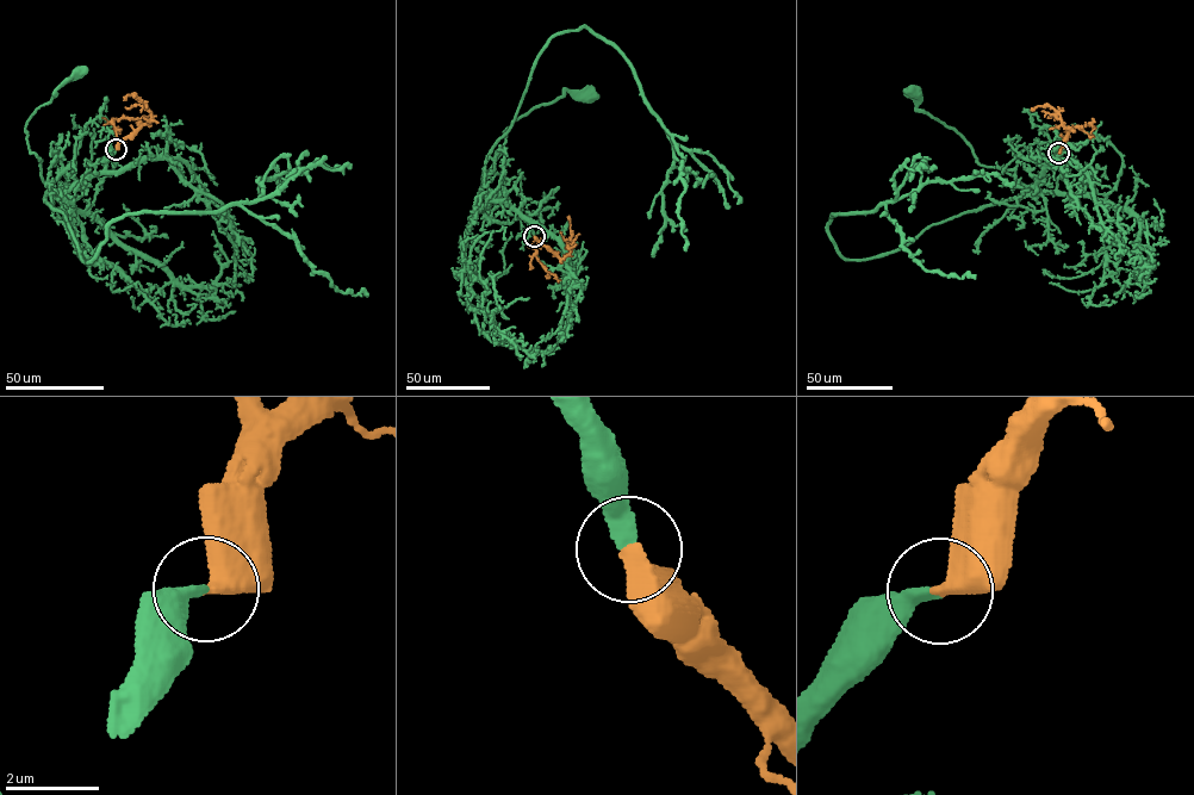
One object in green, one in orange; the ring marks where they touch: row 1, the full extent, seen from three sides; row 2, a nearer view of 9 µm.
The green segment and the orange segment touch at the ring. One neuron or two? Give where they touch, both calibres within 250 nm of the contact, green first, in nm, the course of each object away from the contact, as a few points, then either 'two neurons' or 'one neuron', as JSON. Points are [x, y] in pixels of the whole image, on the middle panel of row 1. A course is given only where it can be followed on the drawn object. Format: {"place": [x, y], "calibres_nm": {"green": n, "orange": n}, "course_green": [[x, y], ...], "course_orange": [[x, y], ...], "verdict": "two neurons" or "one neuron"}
{"place": [534, 236], "calibres_nm": {"green": 360, "orange": 480}, "course_green": [[534, 236], [516, 212], [483, 198], [484, 178], [501, 151], [503, 132], [515, 120], [566, 89], [590, 94]], "course_orange": [[534, 236], [563, 258], [572, 247], [567, 217]], "verdict": "one neuron"}

